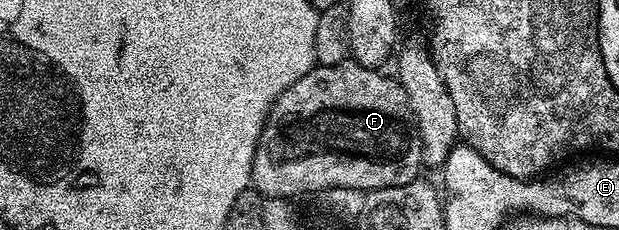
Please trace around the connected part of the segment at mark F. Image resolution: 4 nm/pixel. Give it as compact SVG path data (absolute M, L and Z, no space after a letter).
M348 61L324 67L316 65L305 77L293 81L285 93L275 98L263 123L250 172L254 190L271 201L295 201L298 195L311 195L314 191L324 193L339 186L380 191L416 179L419 167L424 166L419 125L398 78L391 76L390 79L383 73L374 67Z

